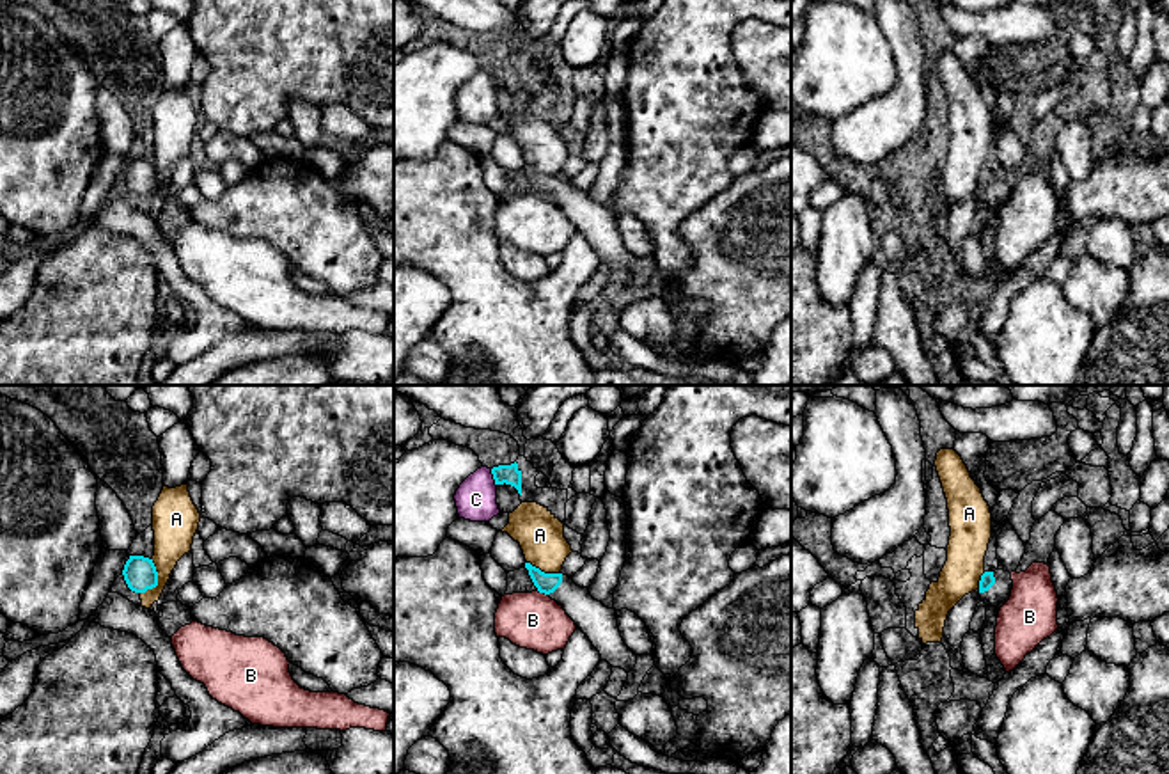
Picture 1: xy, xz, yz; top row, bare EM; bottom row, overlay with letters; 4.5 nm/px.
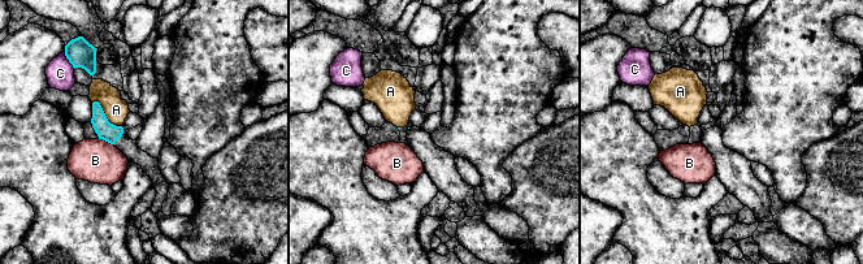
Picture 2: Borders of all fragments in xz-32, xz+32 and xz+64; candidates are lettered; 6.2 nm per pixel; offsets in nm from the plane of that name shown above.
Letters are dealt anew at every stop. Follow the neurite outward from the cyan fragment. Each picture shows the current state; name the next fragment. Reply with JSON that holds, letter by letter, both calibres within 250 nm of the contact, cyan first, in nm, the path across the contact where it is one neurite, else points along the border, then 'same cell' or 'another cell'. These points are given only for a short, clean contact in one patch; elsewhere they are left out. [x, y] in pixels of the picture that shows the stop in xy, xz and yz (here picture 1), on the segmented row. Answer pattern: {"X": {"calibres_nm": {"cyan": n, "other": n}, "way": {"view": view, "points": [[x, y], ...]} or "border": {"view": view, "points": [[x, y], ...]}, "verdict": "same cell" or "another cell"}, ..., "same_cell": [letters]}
{"A": {"calibres_nm": {"cyan": 150, "other": 190}, "border": {"view": "xy", "points": [[151, 560], [156, 570], [156, 584], [141, 593]]}, "verdict": "another cell"}, "B": {"calibres_nm": {"cyan": 100, "other": 260}, "border": {"view": "xz", "points": [[538, 590], [547, 595]]}, "verdict": "another cell"}, "C": {"calibres_nm": {"cyan": 90, "other": 190}, "border": {"view": "xz", "points": [[490, 469], [495, 485]]}, "verdict": "another cell"}, "same_cell": []}

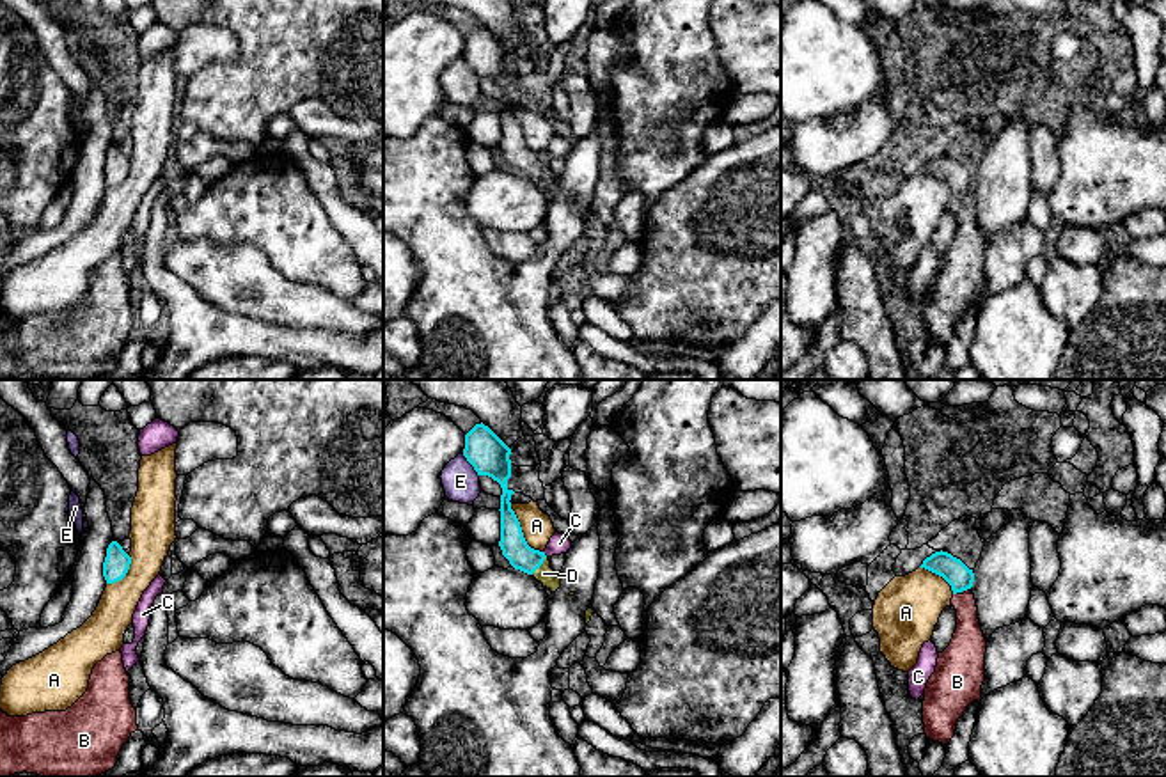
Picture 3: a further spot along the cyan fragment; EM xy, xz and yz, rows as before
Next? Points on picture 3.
{"A": {"calibres_nm": {"cyan": 120, "other": 140}, "border": {"view": "xz", "points": [[510, 504], [524, 540], [543, 552]]}, "verdict": "another cell"}, "B": {"calibres_nm": {"cyan": 110, "other": 160}, "verdict": "another cell"}, "C": {"calibres_nm": {"cyan": 120, "other": 90}, "border": {"view": "xz", "points": [[543, 552], [547, 556]]}, "verdict": "another cell"}, "D": {"calibres_nm": {"cyan": 120, "other": 80}, "way": {"view": "xz", "points": [[513, 545], [529, 561], [540, 565], [543, 573]]}, "verdict": "same cell"}, "E": {"calibres_nm": {"cyan": 180, "other": 170}, "border": {"view": "xz", "points": [[462, 455], [478, 476]]}, "verdict": "another cell"}, "same_cell": ["D"]}

